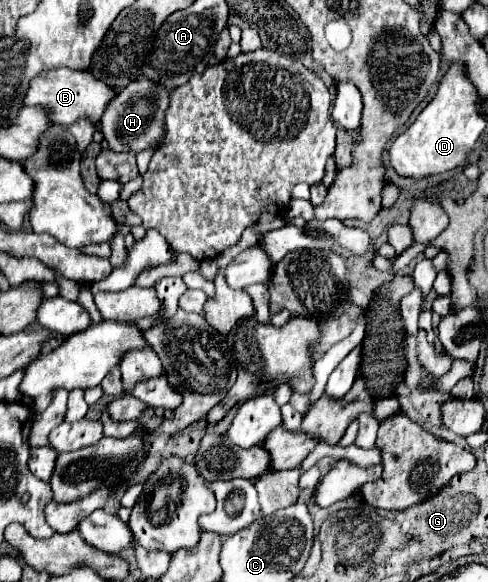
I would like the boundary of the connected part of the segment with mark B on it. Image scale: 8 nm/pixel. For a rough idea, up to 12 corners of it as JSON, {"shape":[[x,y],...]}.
{"shape":[[39,72],[23,104],[71,126],[81,116],[99,124],[115,96],[89,72]]}

